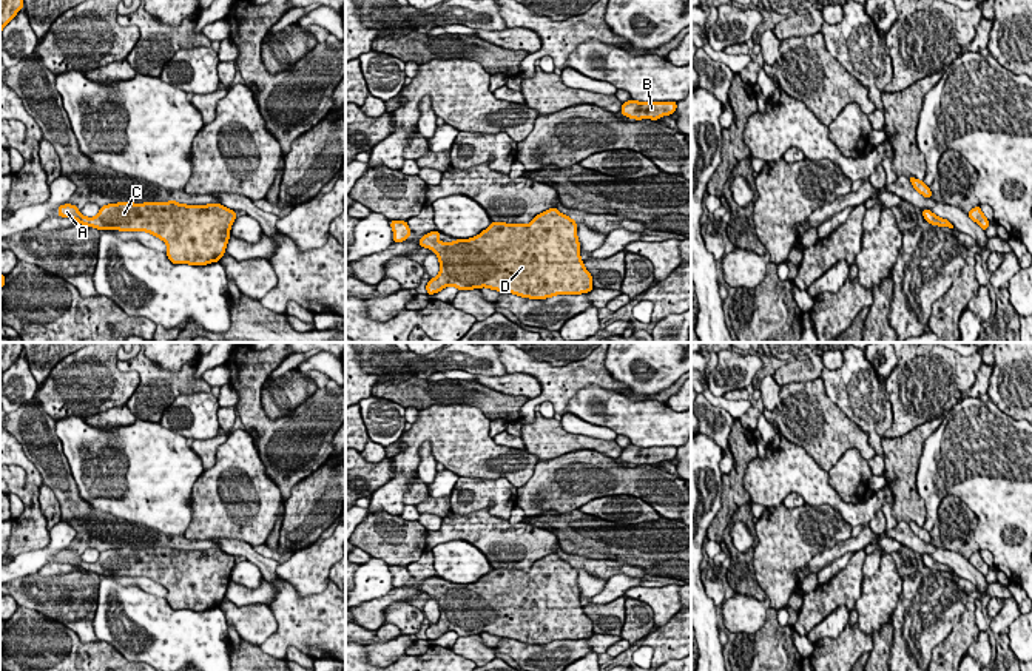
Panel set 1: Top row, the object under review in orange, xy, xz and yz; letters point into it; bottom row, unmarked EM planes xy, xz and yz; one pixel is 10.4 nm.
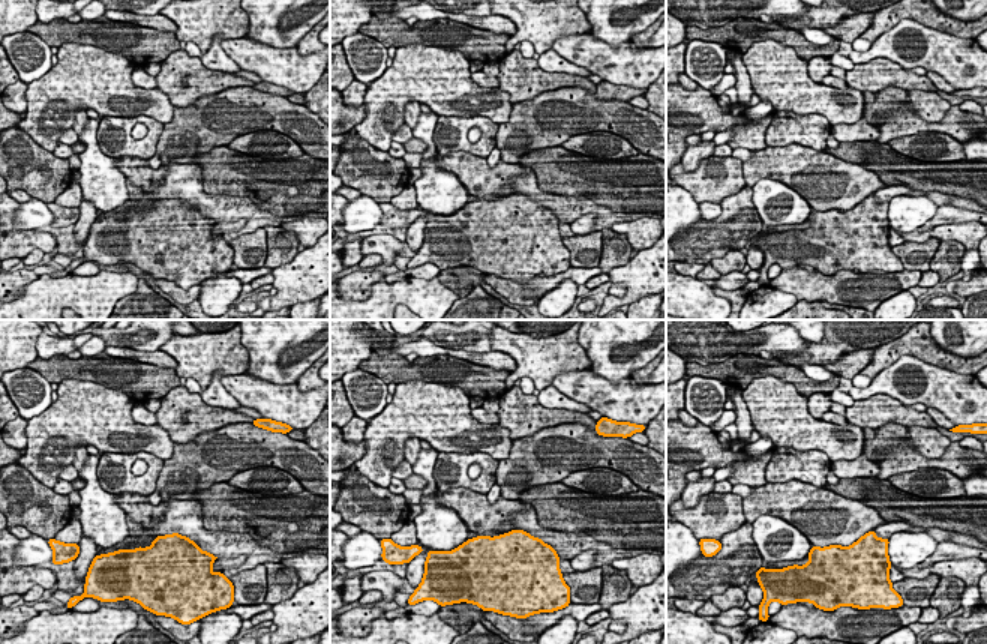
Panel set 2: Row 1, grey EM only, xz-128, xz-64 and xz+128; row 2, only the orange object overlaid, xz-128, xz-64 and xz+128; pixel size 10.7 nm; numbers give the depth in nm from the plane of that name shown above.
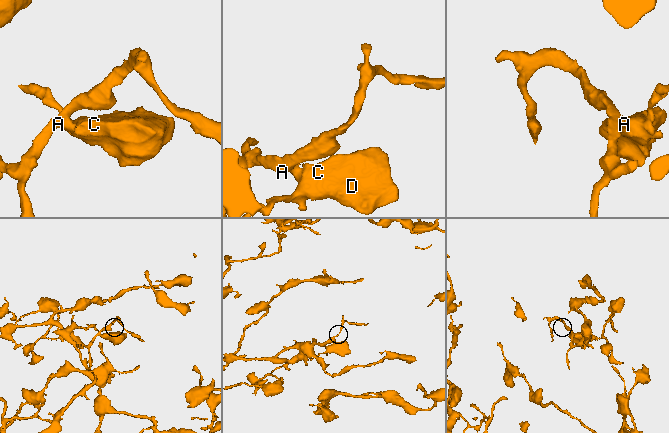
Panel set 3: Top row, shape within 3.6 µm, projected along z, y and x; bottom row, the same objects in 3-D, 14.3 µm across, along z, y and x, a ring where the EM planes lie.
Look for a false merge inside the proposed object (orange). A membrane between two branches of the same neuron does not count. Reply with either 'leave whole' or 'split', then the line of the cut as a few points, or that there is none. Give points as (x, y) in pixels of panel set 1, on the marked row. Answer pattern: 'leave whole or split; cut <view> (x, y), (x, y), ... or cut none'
leave whole; cut none

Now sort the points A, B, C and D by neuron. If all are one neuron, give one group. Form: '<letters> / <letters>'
A B C D

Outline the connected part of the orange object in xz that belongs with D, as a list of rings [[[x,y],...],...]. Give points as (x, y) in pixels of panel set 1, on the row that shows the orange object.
[[[555,207],[537,214],[529,225],[492,222],[470,239],[440,242],[440,231],[424,234],[418,244],[432,250],[440,261],[440,273],[429,279],[427,295],[454,285],[460,290],[487,287],[521,298],[545,299],[555,295],[580,295],[591,292],[592,276],[580,258],[580,244],[574,219]]]

